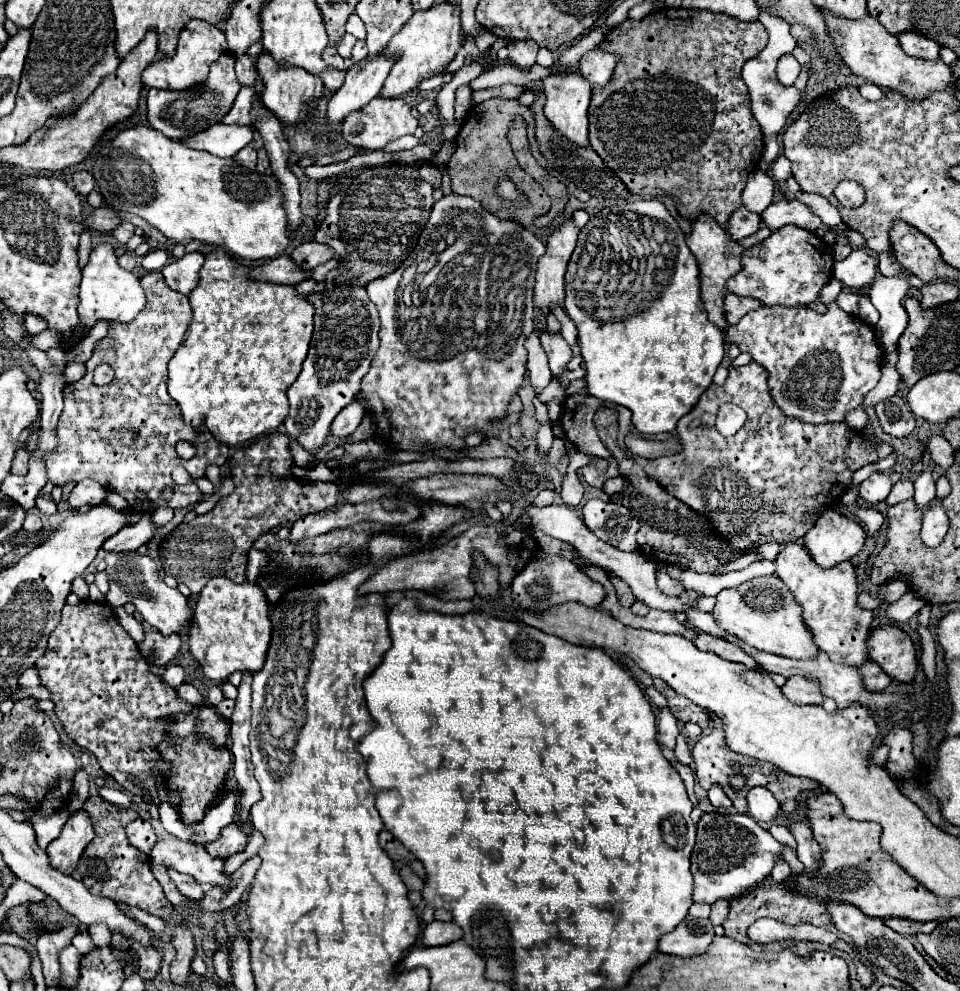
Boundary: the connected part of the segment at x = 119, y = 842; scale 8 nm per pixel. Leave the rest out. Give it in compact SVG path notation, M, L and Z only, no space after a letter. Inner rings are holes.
M92 796L84 802L84 810L90 814L96 836L94 840L86 846L84 854L80 856L78 862L78 872L82 876L84 886L94 894L94 896L108 896L116 902L122 902L126 906L134 906L140 908L152 916L164 918L168 920L174 912L174 906L168 902L168 898L164 896L162 886L158 884L158 880L152 874L150 868L150 856L146 856L144 852L140 852L138 848L134 848L128 842L128 836L124 832L126 824L138 818L136 808L128 808L122 810L110 802L106 802L100 796Z

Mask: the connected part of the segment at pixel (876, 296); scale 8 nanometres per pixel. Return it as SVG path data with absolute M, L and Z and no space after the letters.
M880 278L870 288L870 302L880 312L876 324L876 336L886 350L894 350L904 328L908 324L908 314L904 308L904 296L910 284L898 278Z

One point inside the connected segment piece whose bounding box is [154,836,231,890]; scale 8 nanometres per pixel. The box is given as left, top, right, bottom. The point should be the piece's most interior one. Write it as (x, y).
(187, 858)

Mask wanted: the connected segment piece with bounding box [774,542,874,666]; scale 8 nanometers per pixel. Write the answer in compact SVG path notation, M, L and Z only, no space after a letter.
M798 542L784 544L782 552L776 556L774 562L776 562L776 576L790 588L790 592L794 594L794 600L804 610L802 618L806 628L812 632L816 646L828 652L830 660L836 664L850 664L850 666L862 664L868 658L866 638L870 632L874 612L862 609L856 604L858 586L856 586L856 574L852 564L844 562L844 564L832 566L830 570L820 568L808 556L808 550L804 548L804 544L798 544Z

